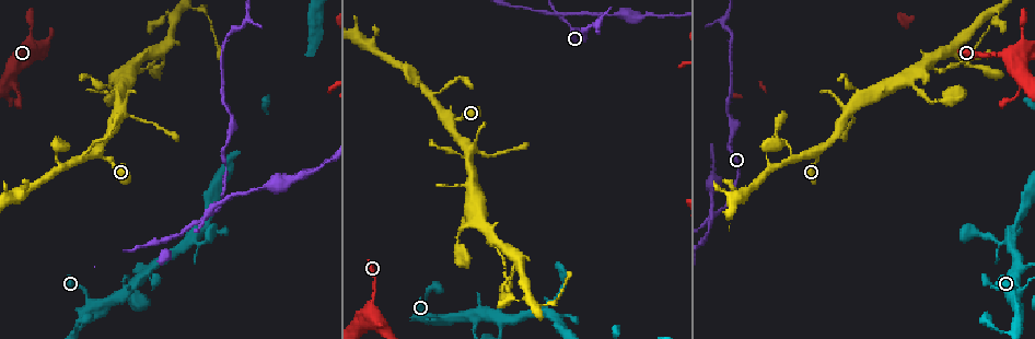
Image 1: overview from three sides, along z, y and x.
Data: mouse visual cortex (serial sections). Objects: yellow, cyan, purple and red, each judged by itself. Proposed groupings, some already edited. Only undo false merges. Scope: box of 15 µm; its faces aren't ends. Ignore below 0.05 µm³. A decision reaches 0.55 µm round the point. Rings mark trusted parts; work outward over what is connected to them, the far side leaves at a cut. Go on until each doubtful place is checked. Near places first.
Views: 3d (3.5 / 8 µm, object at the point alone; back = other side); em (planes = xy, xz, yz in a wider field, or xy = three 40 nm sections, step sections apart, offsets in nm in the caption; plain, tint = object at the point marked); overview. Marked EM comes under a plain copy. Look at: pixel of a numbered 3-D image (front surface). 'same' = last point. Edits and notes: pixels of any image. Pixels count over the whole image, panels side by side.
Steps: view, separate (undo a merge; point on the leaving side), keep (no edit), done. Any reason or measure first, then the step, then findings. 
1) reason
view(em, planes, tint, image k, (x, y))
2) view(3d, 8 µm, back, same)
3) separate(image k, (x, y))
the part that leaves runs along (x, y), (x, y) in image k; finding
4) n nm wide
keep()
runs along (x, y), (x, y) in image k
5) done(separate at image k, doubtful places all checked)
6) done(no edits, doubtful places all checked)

four or more arms meet
view(3d, 3.5 µm, image 1, (561, 16))

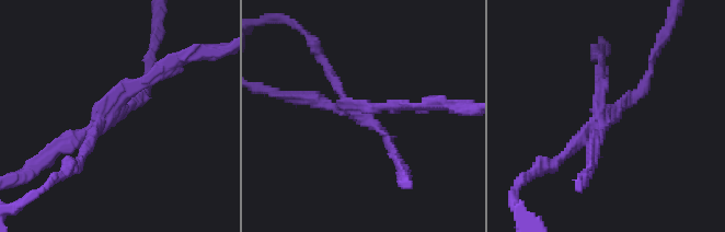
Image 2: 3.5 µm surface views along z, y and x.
shape alone is not enough
view(em, xy, step 5, tint, image 2, (611, 107))

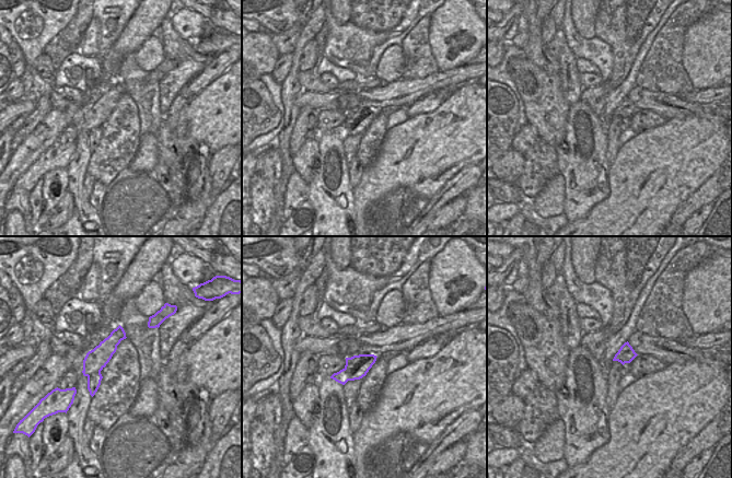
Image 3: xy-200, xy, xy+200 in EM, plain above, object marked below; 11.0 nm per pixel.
260 nm wide
separate(image 2, (391, 104))
border along (359, 354), (363, 363), (347, 380) in image 3; a second cell is stuck on

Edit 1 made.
two arms in line, one across
view(3d, 8 µm, image 1, (930, 61))

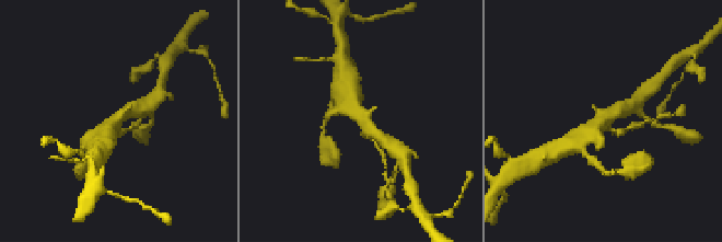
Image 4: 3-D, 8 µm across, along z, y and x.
closer look
view(3d, 3.5 µm, image 4, (603, 122))

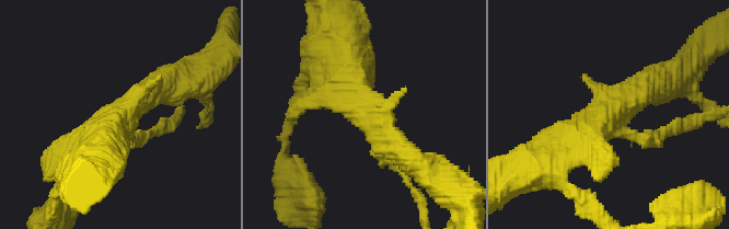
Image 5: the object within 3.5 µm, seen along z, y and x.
view(em, xy, step 1, tint, image 5, (612, 112))

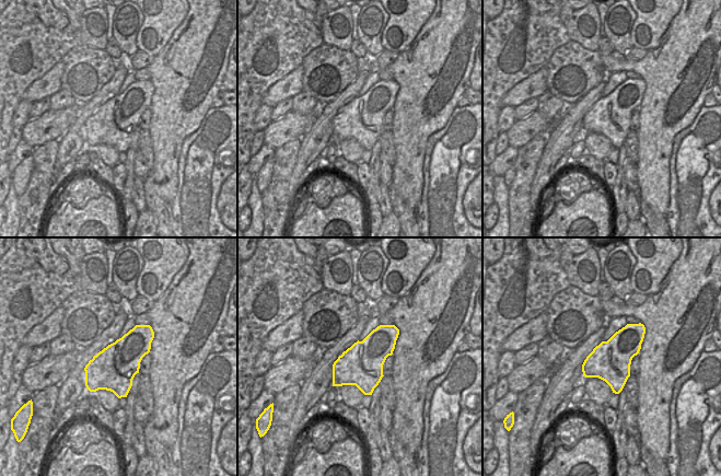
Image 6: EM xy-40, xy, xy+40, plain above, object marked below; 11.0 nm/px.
keep()
one cell here

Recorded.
abrupt turn
view(3d, 3.5 µm, image 1, (595, 26))

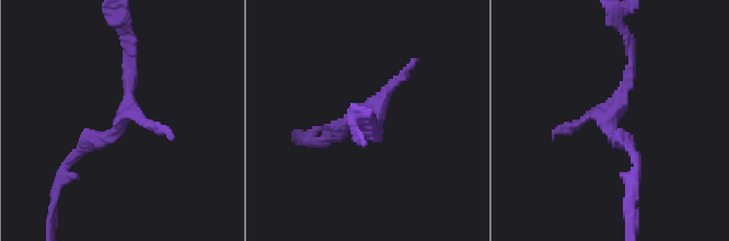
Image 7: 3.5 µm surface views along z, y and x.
shape alone is not enough
view(em, xy, step 3, tint, image 7, (118, 124))

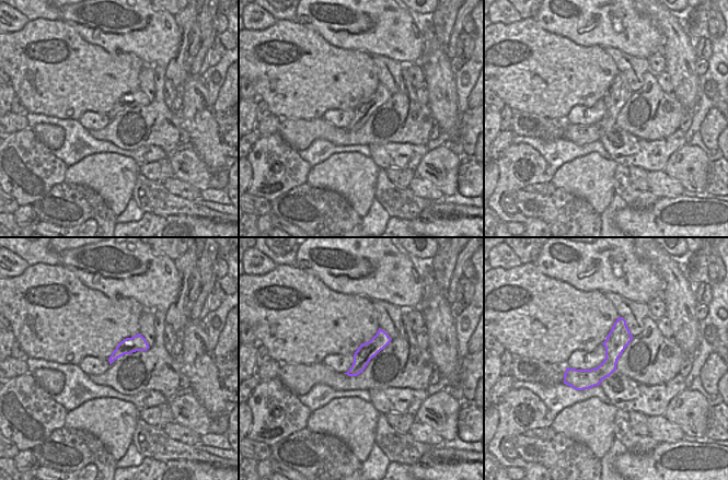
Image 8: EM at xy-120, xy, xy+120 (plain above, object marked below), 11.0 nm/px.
keep()
runs along (70, 162), (117, 128), (134, 58) in image 7; all the same cell

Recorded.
done(separate at image 2, doubtful places all checked)

